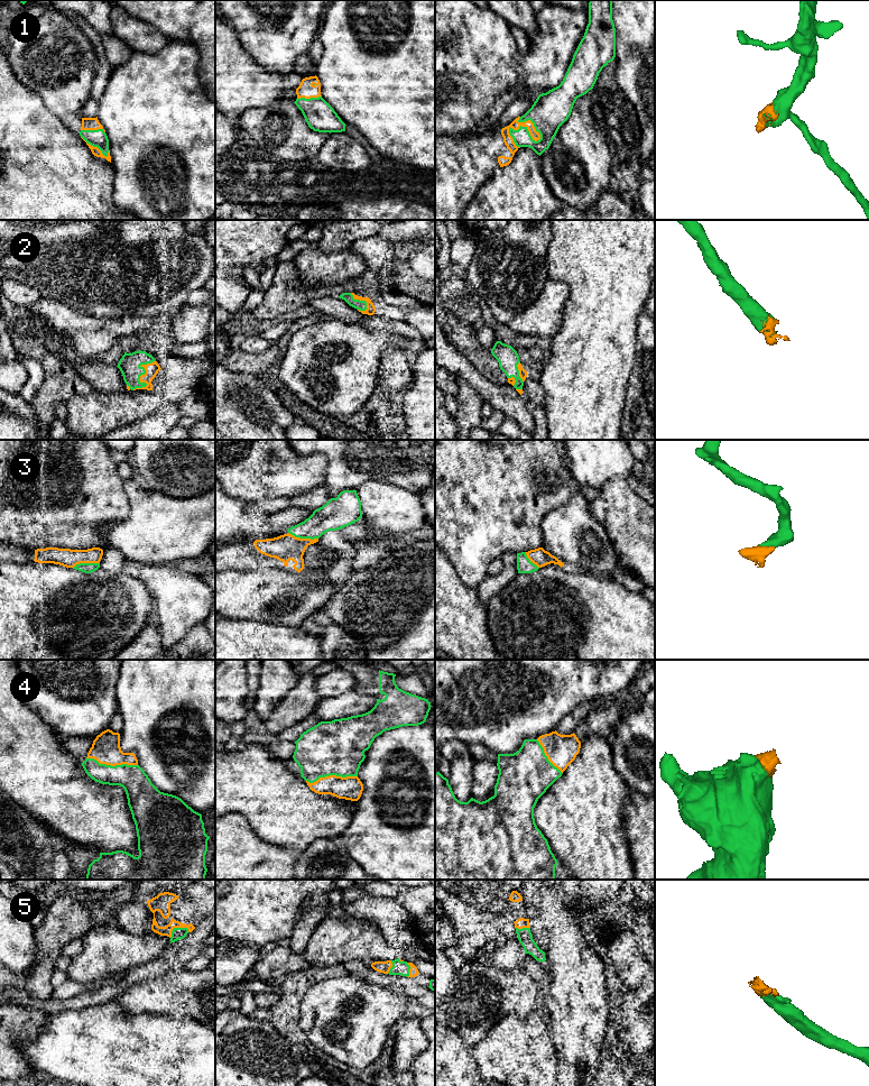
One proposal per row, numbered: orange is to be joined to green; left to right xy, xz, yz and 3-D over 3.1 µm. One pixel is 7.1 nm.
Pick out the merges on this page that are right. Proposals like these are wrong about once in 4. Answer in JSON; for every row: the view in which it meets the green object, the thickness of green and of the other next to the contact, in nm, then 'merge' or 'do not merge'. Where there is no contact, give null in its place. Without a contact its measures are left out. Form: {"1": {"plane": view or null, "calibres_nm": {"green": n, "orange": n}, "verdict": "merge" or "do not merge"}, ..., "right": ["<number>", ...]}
{"1": {"plane": "yz", "calibres_nm": {"green": 260, "orange": 70}, "verdict": "merge"}, "2": {"plane": "xy", "calibres_nm": {"green": 160, "orange": 100}, "verdict": "merge"}, "3": {"plane": "xz", "calibres_nm": {"green": 190, "orange": 190}, "verdict": "merge"}, "4": {"plane": "xy", "calibres_nm": {"green": 200, "orange": 200}, "verdict": "merge"}, "5": {"plane": "xy", "calibres_nm": {"green": 90, "orange": 120}, "verdict": "merge"}, "right": ["1", "2", "3", "4", "5"]}

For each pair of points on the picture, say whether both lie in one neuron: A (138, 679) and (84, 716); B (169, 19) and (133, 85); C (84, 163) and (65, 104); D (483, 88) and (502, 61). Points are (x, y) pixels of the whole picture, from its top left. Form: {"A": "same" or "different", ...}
{"A": "different", "B": "different", "C": "different", "D": "same"}

